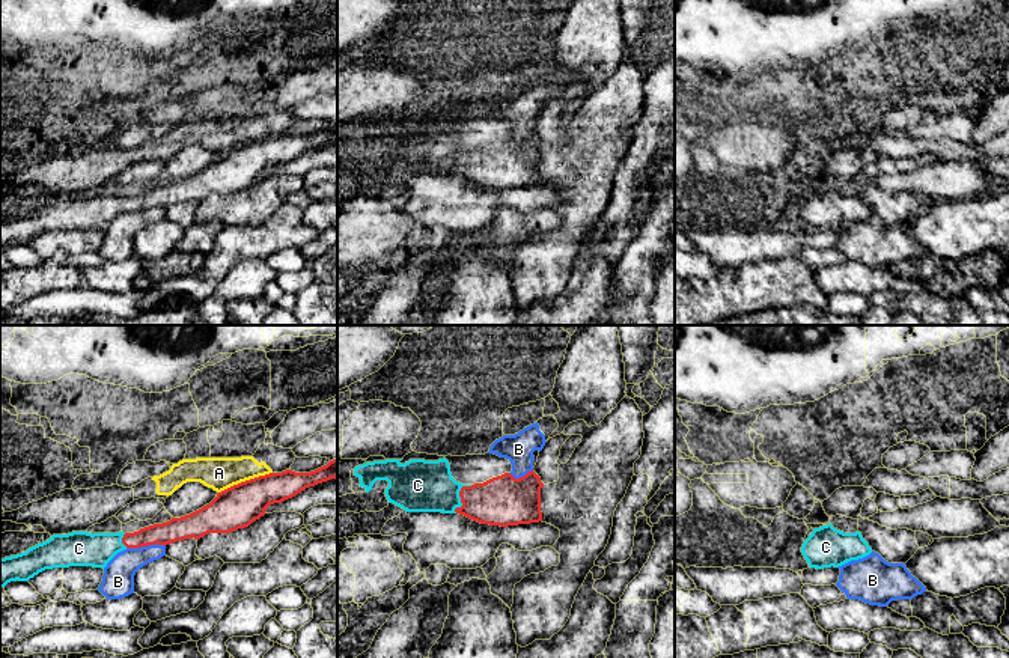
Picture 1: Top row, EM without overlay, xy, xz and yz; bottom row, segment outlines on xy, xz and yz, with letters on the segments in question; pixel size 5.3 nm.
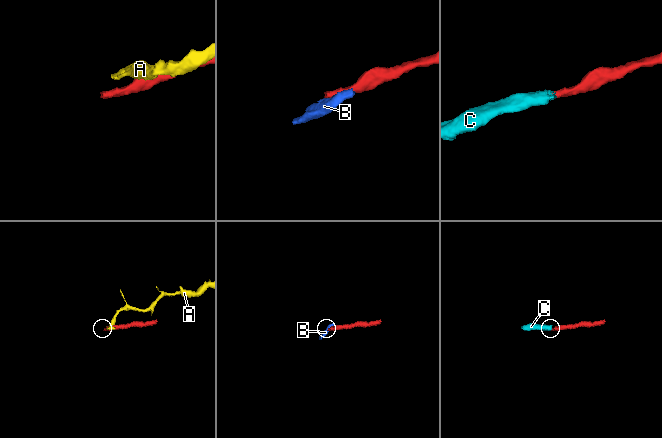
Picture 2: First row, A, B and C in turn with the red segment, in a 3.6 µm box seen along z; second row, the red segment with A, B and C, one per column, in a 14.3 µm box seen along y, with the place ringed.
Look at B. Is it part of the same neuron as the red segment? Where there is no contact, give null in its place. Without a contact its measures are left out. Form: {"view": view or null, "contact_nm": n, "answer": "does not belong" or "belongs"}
{"view": "xy", "contact_nm": 200, "answer": "does not belong"}

